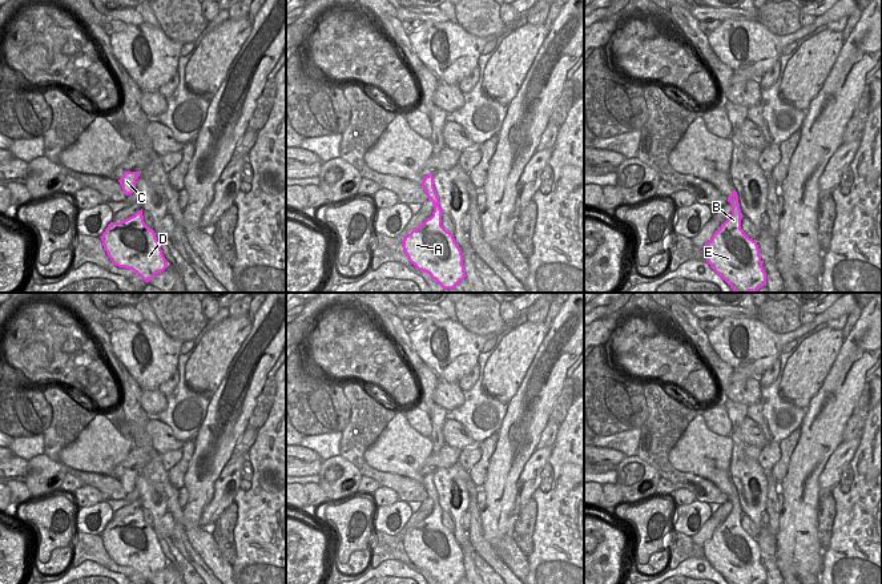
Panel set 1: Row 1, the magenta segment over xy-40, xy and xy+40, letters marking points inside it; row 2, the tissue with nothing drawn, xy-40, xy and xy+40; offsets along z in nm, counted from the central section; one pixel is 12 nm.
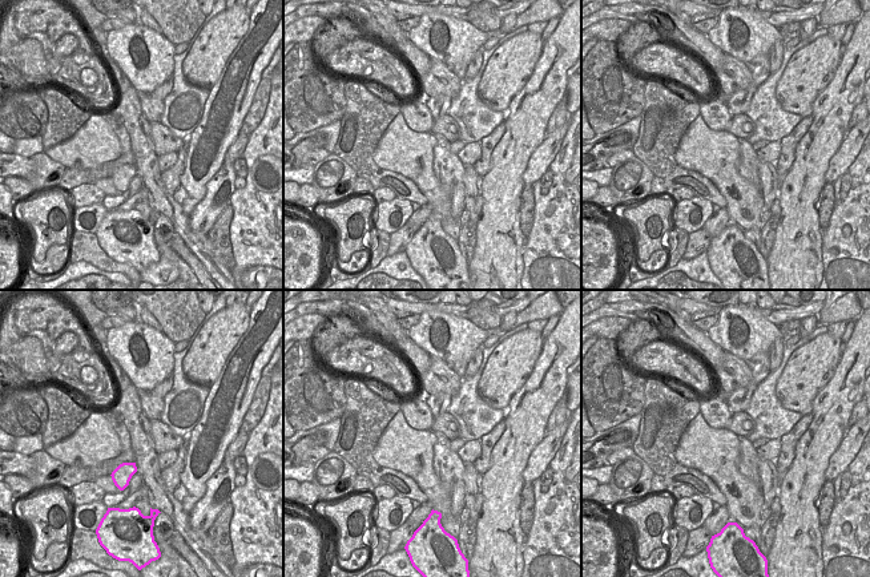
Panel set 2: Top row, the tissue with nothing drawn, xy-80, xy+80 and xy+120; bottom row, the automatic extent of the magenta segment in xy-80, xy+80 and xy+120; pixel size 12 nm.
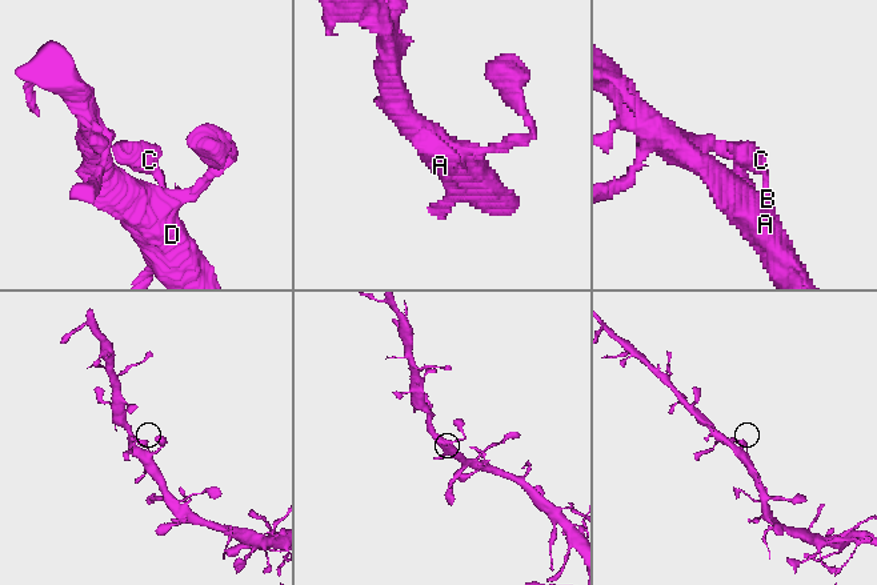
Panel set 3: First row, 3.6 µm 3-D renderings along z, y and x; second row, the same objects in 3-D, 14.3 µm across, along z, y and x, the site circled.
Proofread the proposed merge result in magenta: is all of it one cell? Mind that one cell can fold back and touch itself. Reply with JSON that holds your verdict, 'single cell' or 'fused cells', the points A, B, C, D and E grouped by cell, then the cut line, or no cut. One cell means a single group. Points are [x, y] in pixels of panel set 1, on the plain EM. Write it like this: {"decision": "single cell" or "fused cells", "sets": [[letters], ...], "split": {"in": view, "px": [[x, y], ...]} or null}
{"decision": "single cell", "sets": [["A", "B", "C", "D", "E"]], "split": null}

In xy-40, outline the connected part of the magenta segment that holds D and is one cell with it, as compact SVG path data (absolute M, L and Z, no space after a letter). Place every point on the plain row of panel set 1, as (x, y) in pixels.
M142 507L121 520L110 520L100 536L116 564L132 567L146 581L168 565L154 528L144 520Z

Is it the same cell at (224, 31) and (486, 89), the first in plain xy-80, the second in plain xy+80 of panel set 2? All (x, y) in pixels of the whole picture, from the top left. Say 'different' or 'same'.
same

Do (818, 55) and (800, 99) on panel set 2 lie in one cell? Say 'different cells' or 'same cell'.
same cell

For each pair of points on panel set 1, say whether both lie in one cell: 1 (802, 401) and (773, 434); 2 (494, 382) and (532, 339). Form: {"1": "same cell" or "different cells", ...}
{"1": "different cells", "2": "same cell"}

